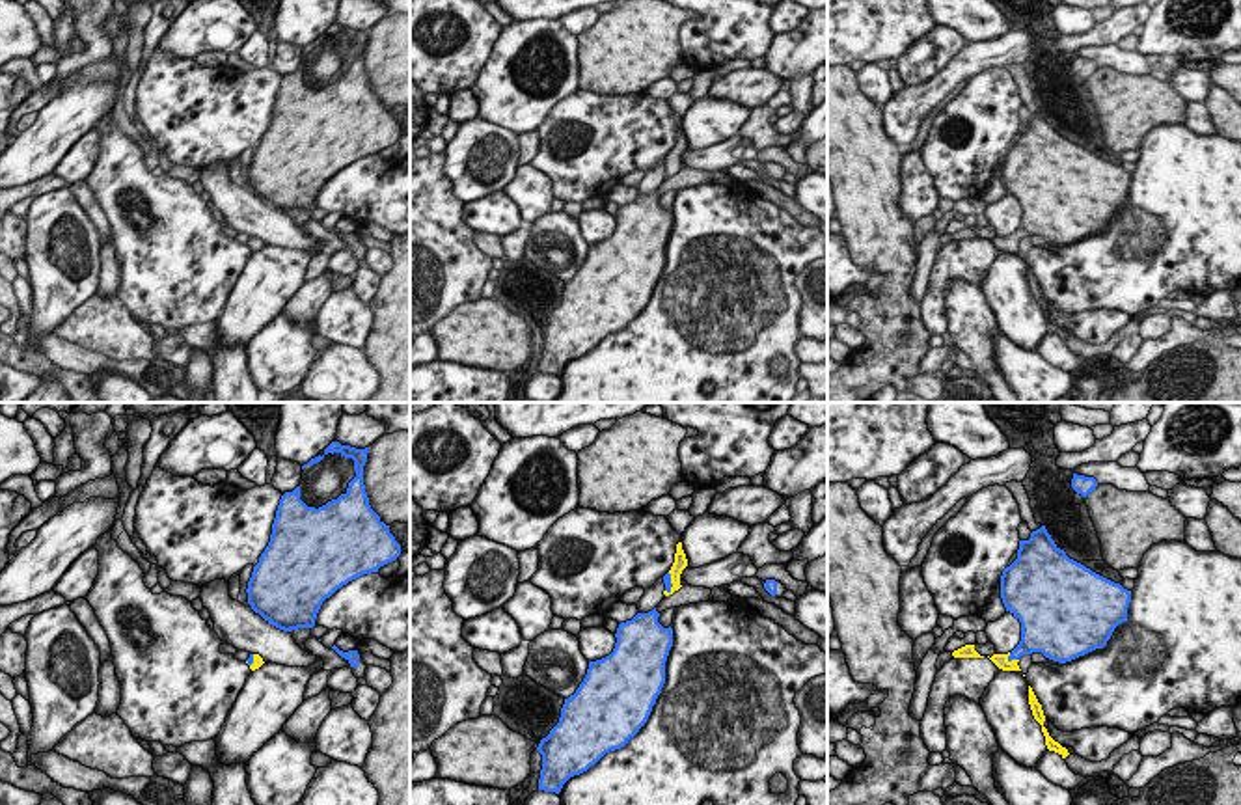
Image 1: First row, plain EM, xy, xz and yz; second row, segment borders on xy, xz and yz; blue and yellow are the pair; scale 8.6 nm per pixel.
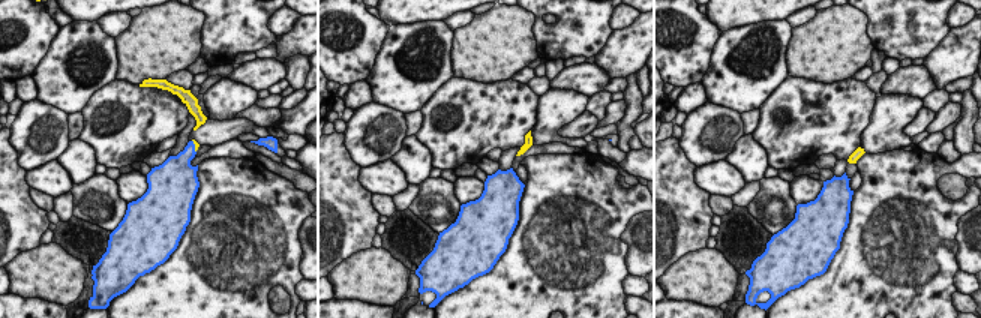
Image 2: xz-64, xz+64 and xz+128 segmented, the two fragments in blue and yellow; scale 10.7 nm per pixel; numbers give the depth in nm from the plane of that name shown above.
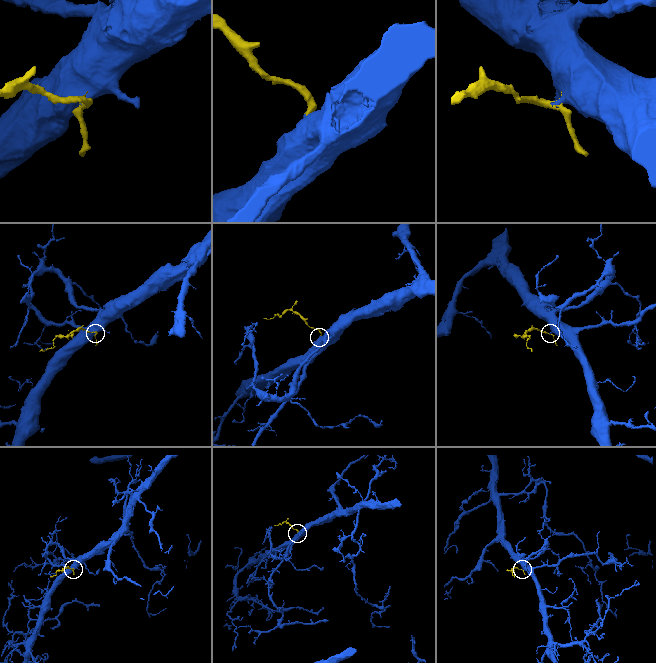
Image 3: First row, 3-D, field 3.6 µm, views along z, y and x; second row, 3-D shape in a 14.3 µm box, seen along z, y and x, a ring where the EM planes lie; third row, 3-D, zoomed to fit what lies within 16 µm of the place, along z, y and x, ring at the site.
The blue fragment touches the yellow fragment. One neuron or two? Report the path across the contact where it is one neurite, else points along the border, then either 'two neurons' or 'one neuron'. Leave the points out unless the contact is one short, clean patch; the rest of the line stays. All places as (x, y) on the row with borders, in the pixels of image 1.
across yz (1031, 641), (1010, 660), (1001, 660) | one neuron

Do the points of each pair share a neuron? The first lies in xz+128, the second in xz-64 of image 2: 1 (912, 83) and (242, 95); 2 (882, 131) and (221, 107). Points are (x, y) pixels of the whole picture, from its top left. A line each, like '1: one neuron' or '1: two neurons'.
1: two neurons
2: one neuron

